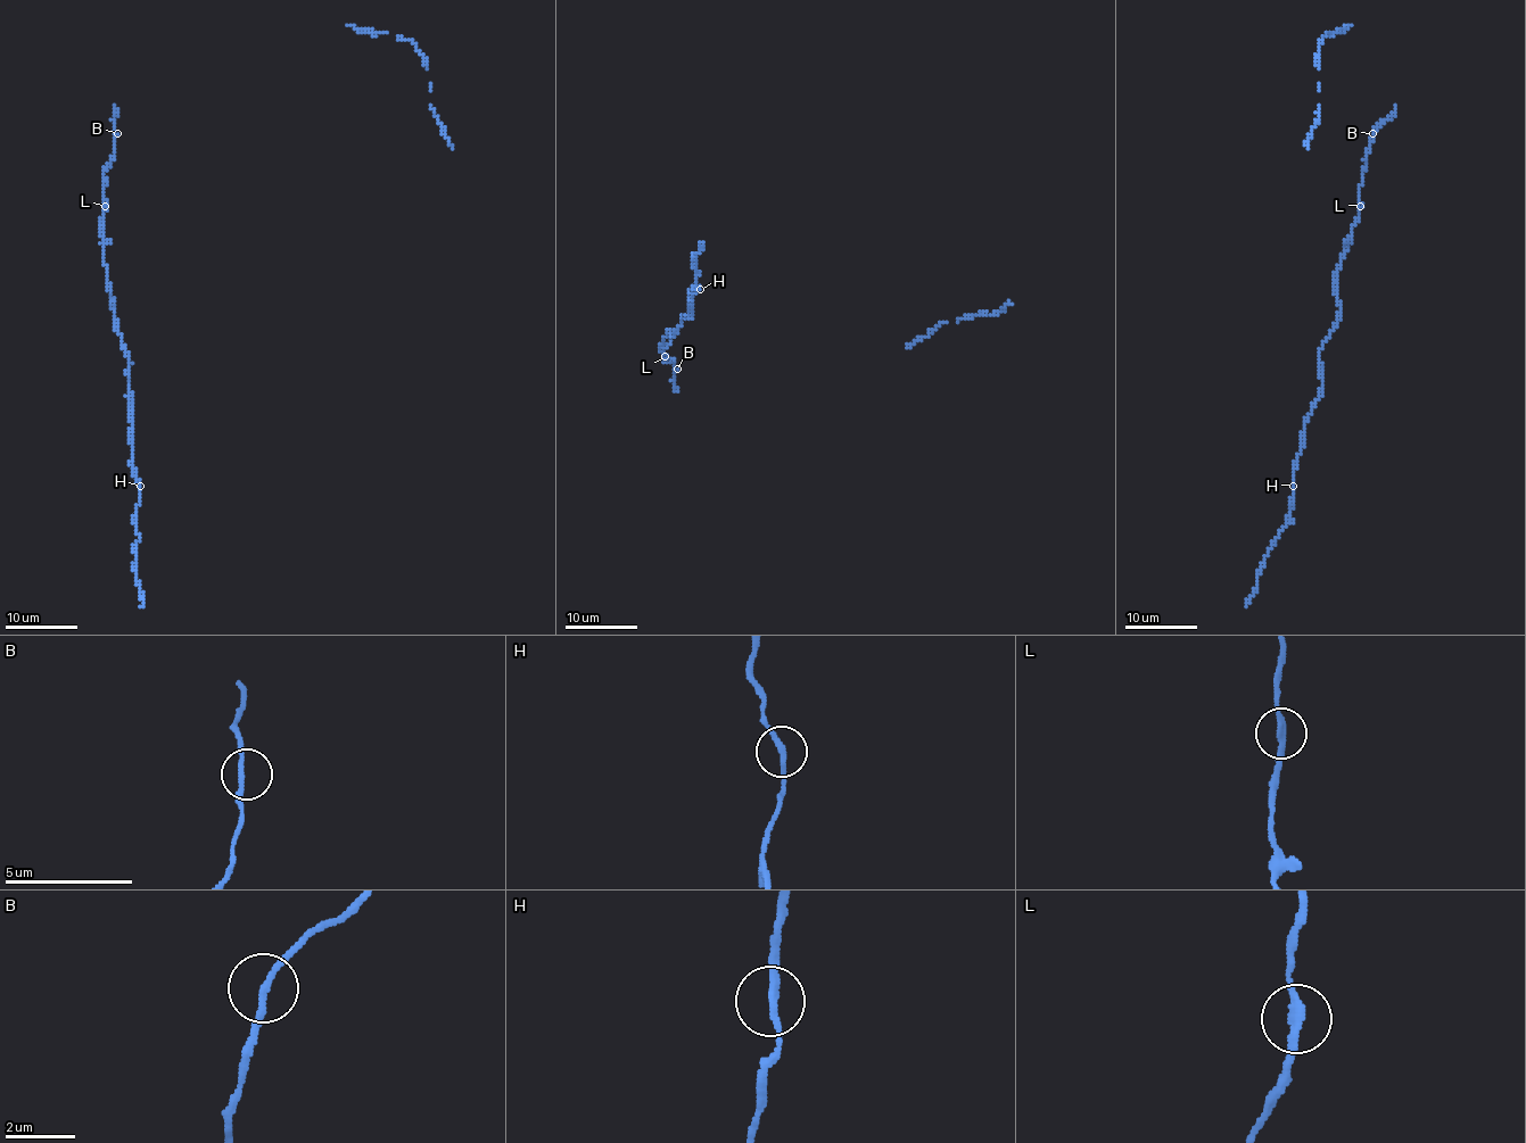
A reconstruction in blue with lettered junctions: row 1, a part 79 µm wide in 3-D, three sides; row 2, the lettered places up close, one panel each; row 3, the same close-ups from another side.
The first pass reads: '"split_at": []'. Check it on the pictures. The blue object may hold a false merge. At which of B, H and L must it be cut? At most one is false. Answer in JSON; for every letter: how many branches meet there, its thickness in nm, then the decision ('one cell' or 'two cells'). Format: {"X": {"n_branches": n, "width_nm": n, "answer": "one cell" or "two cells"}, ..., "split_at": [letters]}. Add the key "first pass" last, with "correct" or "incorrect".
{"B": {"n_branches": 2, "width_nm": 190, "answer": "one cell"}, "H": {"n_branches": 2, "width_nm": 220, "answer": "two cells"}, "L": {"n_branches": 2, "width_nm": 220, "answer": "one cell"}, "split_at": ["H"], "first pass": "incorrect"}

